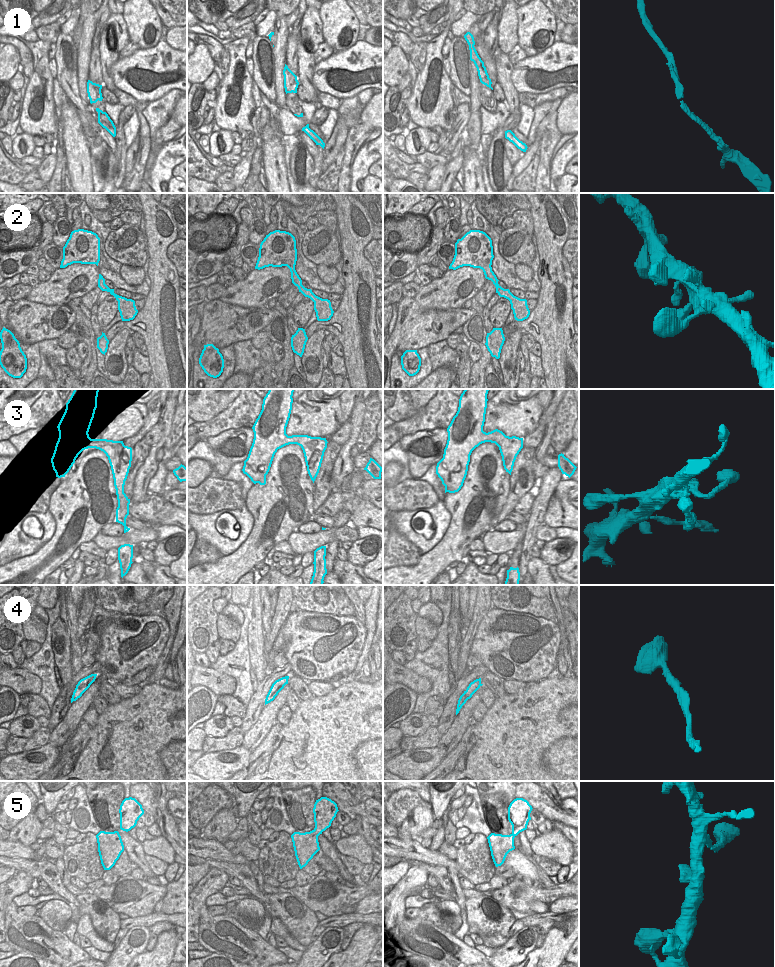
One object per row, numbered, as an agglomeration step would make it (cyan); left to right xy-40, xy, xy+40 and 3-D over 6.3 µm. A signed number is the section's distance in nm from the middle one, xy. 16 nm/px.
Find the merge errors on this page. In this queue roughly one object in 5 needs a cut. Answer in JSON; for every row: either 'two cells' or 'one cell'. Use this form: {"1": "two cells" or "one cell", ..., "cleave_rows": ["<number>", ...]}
{"1": "one cell", "2": "one cell", "3": "one cell", "4": "one cell", "5": "one cell", "cleave_rows": []}

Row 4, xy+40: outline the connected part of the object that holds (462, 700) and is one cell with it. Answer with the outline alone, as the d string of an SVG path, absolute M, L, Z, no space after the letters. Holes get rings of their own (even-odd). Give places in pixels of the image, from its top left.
M481 678L474 680L469 684L464 693L460 696L457 704L456 715L459 713L462 706L466 703L468 699L482 686Z

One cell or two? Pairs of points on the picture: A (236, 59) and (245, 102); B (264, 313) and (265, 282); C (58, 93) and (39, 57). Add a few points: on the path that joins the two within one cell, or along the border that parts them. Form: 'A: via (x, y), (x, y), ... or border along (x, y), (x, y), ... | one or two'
A: via (233, 78), (224, 101), (230, 116) | one
B: border along (265, 305), (257, 307), (240, 306) | two
C: border along (53, 78), (53, 102), (55, 106) | two

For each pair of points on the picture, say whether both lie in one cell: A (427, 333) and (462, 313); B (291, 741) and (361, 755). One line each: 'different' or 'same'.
A: same
B: same

